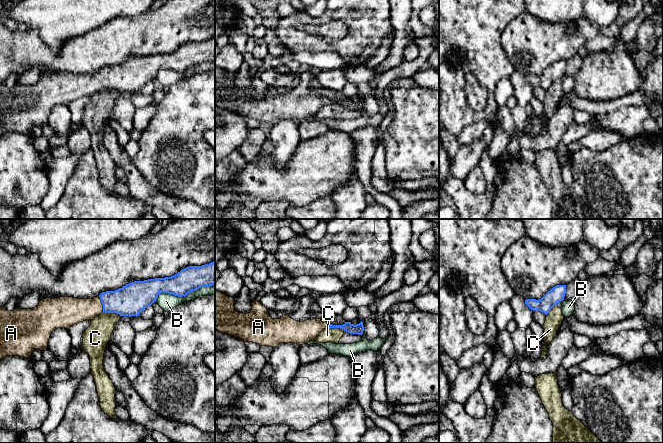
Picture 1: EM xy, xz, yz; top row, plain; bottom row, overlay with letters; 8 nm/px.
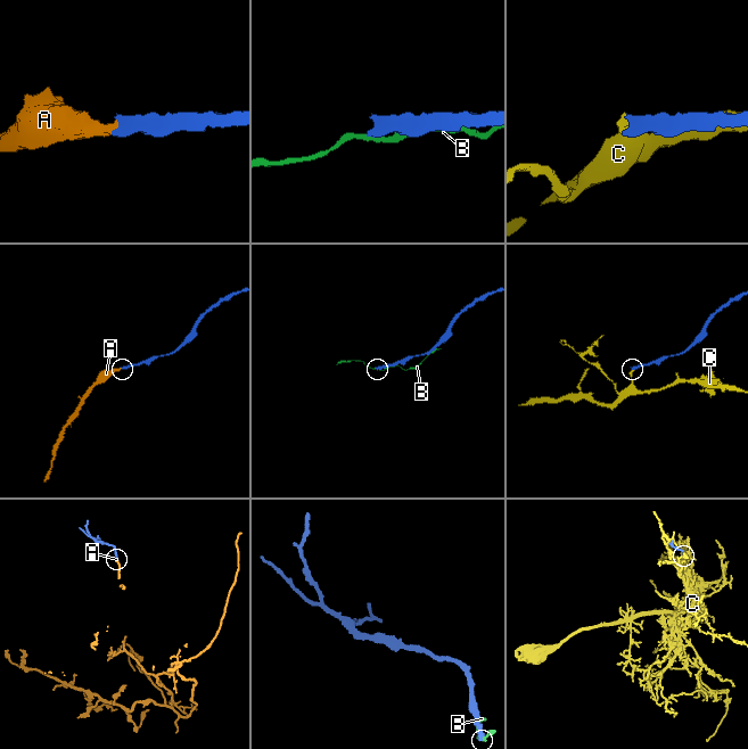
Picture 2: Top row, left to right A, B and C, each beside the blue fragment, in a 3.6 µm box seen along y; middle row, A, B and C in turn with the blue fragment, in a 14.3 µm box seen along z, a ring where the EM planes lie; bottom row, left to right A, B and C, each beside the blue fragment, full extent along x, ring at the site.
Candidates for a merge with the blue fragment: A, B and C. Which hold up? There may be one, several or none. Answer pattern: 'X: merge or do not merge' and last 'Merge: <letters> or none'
A: merge
B: do not merge
C: do not merge
Merge: A

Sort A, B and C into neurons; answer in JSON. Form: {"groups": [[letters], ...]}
{"groups": [["A"], ["B"], ["C"]]}

